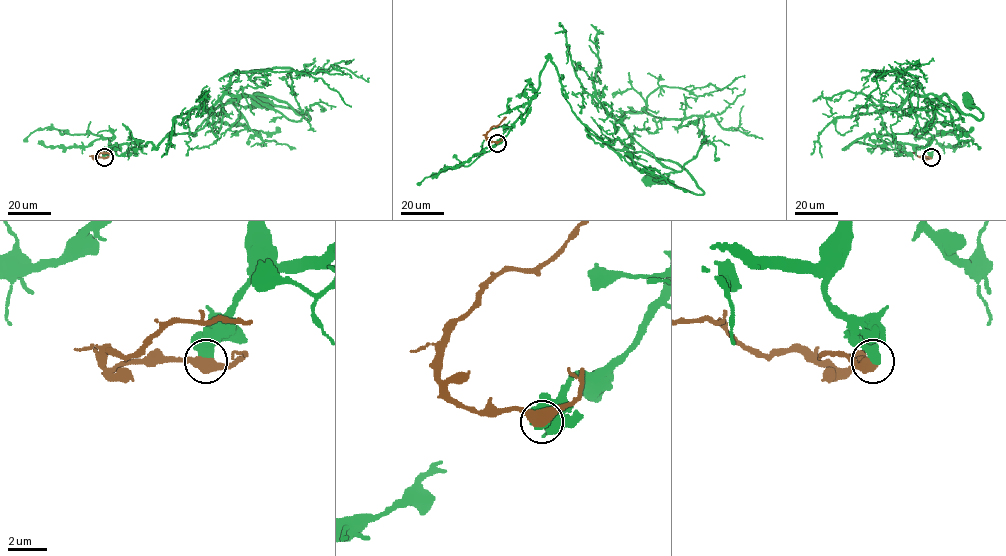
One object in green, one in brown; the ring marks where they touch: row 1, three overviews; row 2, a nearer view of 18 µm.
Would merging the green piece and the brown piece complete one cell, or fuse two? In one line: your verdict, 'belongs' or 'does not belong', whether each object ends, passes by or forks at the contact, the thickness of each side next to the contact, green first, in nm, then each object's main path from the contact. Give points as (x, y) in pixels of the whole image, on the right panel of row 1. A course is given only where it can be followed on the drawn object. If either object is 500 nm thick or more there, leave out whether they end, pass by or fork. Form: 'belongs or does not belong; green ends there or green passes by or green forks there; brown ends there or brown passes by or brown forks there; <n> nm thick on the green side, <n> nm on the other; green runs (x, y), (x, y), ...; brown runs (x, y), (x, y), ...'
does not belong; 650 nm thick on the green side, 500 nm on the other; green runs (931, 157), (923, 146), (900, 143), (843, 149), (873, 134), (922, 135), (944, 94), (981, 119), (967, 99); brown runs (931, 157), (912, 152), (905, 154)

